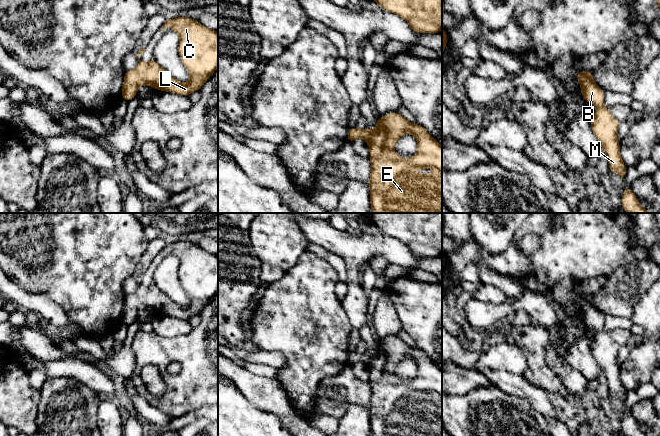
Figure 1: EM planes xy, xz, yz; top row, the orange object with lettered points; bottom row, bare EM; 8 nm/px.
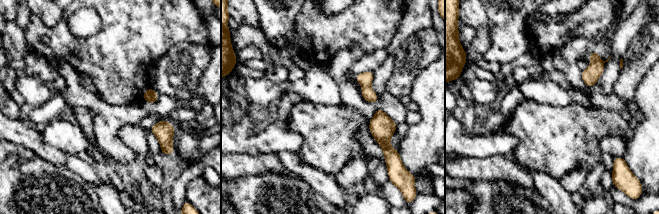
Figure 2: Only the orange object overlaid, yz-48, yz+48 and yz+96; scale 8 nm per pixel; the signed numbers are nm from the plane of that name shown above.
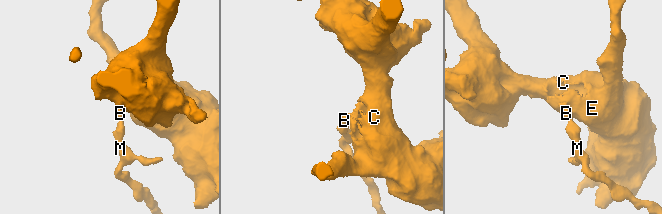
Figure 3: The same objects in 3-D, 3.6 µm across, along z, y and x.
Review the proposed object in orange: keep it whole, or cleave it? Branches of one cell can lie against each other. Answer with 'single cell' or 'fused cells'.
fused cells

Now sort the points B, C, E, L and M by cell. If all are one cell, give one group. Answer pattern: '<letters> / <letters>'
B M / C E L

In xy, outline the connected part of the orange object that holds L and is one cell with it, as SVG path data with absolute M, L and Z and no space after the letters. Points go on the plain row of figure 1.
M189 241L167 243L161 251L162 254L168 249L171 250L171 255L177 256L180 260L178 277L183 289L189 295L190 304L187 307L176 304L157 287L154 281L150 287L142 286L140 280L145 275L142 271L138 277L137 291L125 295L124 305L138 310L148 309L158 315L189 320L192 316L200 315L218 292L218 256Z

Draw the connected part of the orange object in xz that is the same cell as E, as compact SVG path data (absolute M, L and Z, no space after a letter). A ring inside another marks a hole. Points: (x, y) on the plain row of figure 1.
M388 337L378 341L373 354L350 352L354 363L364 363L370 373L371 398L368 410L370 413L370 428L372 436L442 436L442 370L420 348L408 346L401 338ZM406 357L411 357L417 364L417 376L409 383L394 375L396 366ZM417 392L433 392L436 398L416 398Z

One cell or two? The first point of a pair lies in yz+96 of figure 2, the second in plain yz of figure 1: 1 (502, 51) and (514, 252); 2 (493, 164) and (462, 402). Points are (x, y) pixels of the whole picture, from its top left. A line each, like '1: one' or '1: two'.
1: two
2: two

